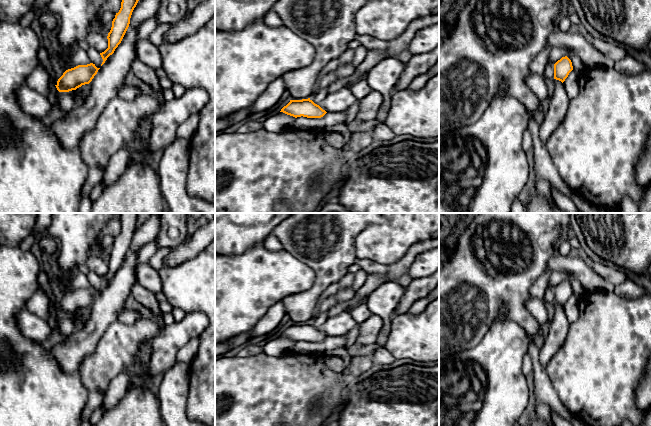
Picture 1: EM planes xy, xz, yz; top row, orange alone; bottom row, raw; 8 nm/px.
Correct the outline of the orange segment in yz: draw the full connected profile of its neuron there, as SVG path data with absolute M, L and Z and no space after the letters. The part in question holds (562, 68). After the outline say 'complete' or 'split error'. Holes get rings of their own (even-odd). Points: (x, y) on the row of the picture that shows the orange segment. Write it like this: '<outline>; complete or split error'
M567 56L562 57L554 64L554 79L563 83L572 70L571 60Z; complete

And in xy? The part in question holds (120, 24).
M122 0L121 8L118 13L116 13L115 18L112 21L112 27L108 33L108 48L100 53L103 62L101 66L105 63L107 58L112 55L118 45L121 43L128 27L130 24L130 18L134 8L136 7L139 0Z; complete

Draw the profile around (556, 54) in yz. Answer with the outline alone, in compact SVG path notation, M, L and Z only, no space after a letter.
M552 48L547 64L555 64L558 60L565 56L571 60L573 70L575 70L577 73L584 68L582 60L572 50L566 48Z

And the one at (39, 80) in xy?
M38 65L37 68L25 78L25 85L43 96L47 96L50 92L57 91L56 86L51 82L48 71L42 65Z

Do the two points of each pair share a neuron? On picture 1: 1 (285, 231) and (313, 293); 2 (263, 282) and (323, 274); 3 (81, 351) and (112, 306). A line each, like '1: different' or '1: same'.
1: same
2: different
3: same

